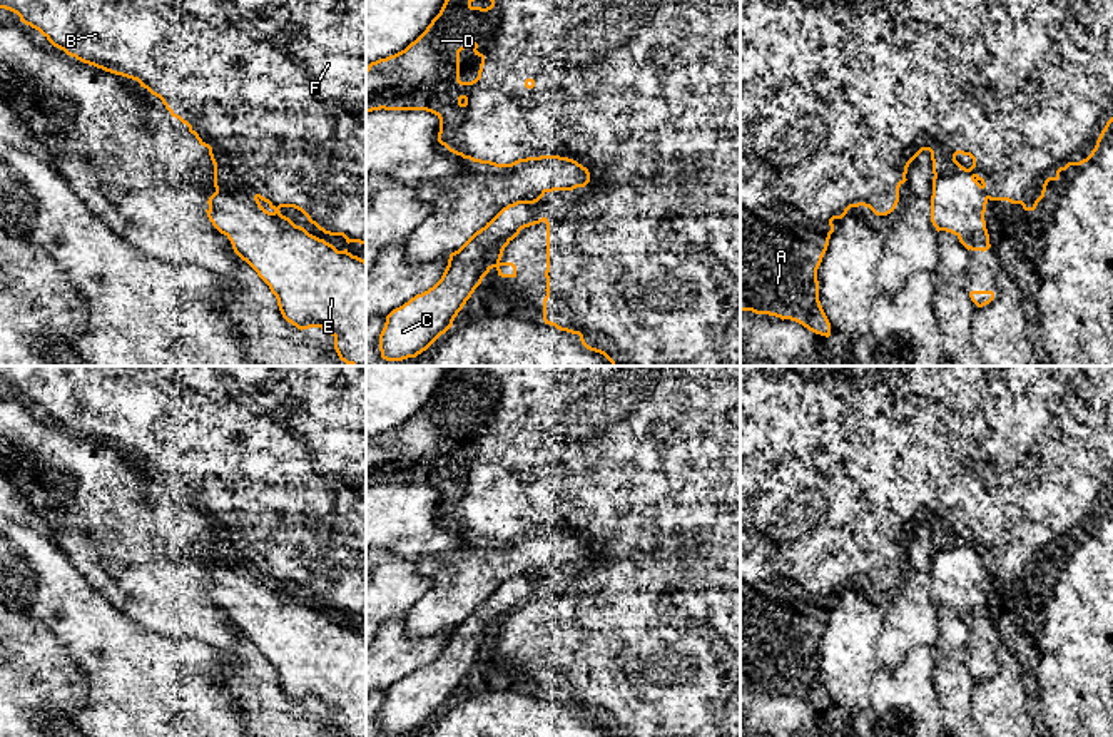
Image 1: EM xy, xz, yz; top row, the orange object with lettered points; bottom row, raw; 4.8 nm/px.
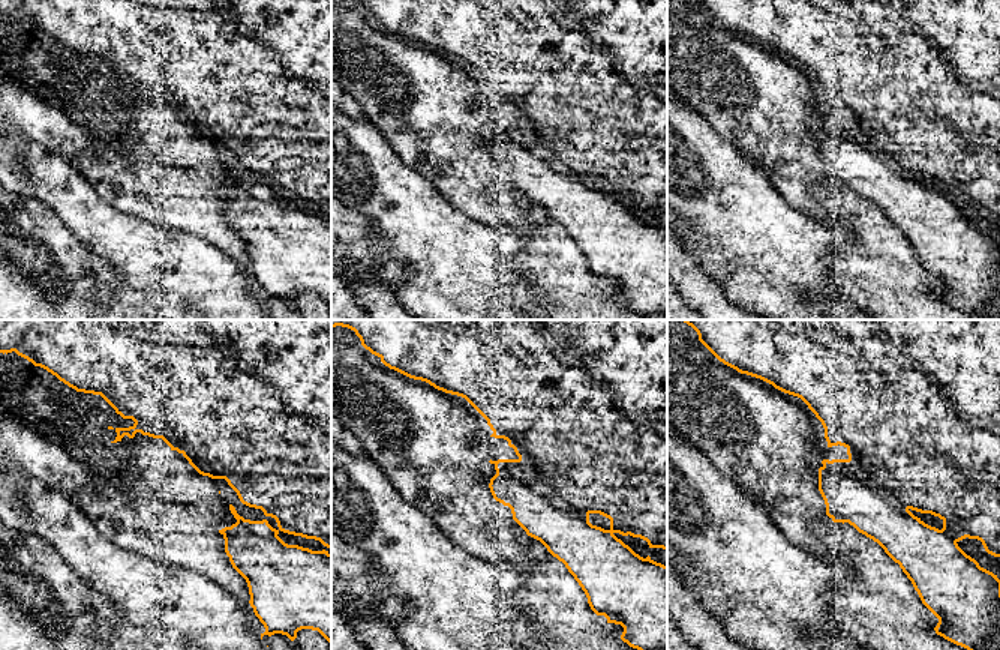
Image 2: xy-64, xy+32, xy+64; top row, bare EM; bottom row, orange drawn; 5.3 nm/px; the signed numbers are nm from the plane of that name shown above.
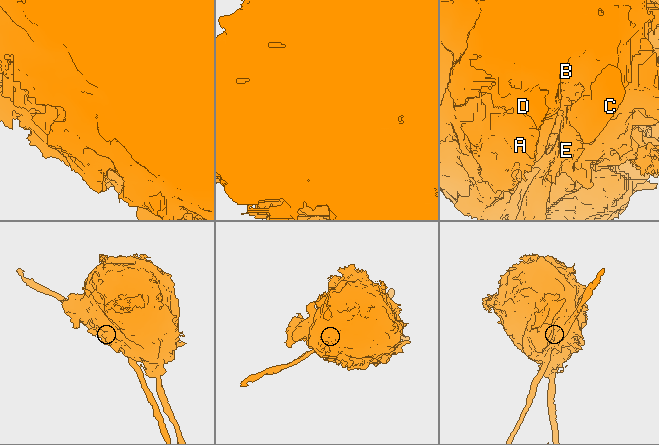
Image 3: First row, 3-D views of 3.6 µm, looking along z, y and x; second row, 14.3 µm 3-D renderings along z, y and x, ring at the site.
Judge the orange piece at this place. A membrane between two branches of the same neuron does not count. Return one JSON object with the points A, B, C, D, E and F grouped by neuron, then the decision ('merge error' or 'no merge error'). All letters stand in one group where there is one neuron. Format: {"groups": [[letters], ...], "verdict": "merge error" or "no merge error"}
{"groups": [["A", "B", "D", "F"], ["C", "E"]], "verdict": "merge error"}

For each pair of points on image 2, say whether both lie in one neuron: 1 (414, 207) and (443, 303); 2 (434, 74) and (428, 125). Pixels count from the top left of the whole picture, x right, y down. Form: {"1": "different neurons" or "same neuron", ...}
{"1": "same neuron", "2": "same neuron"}

